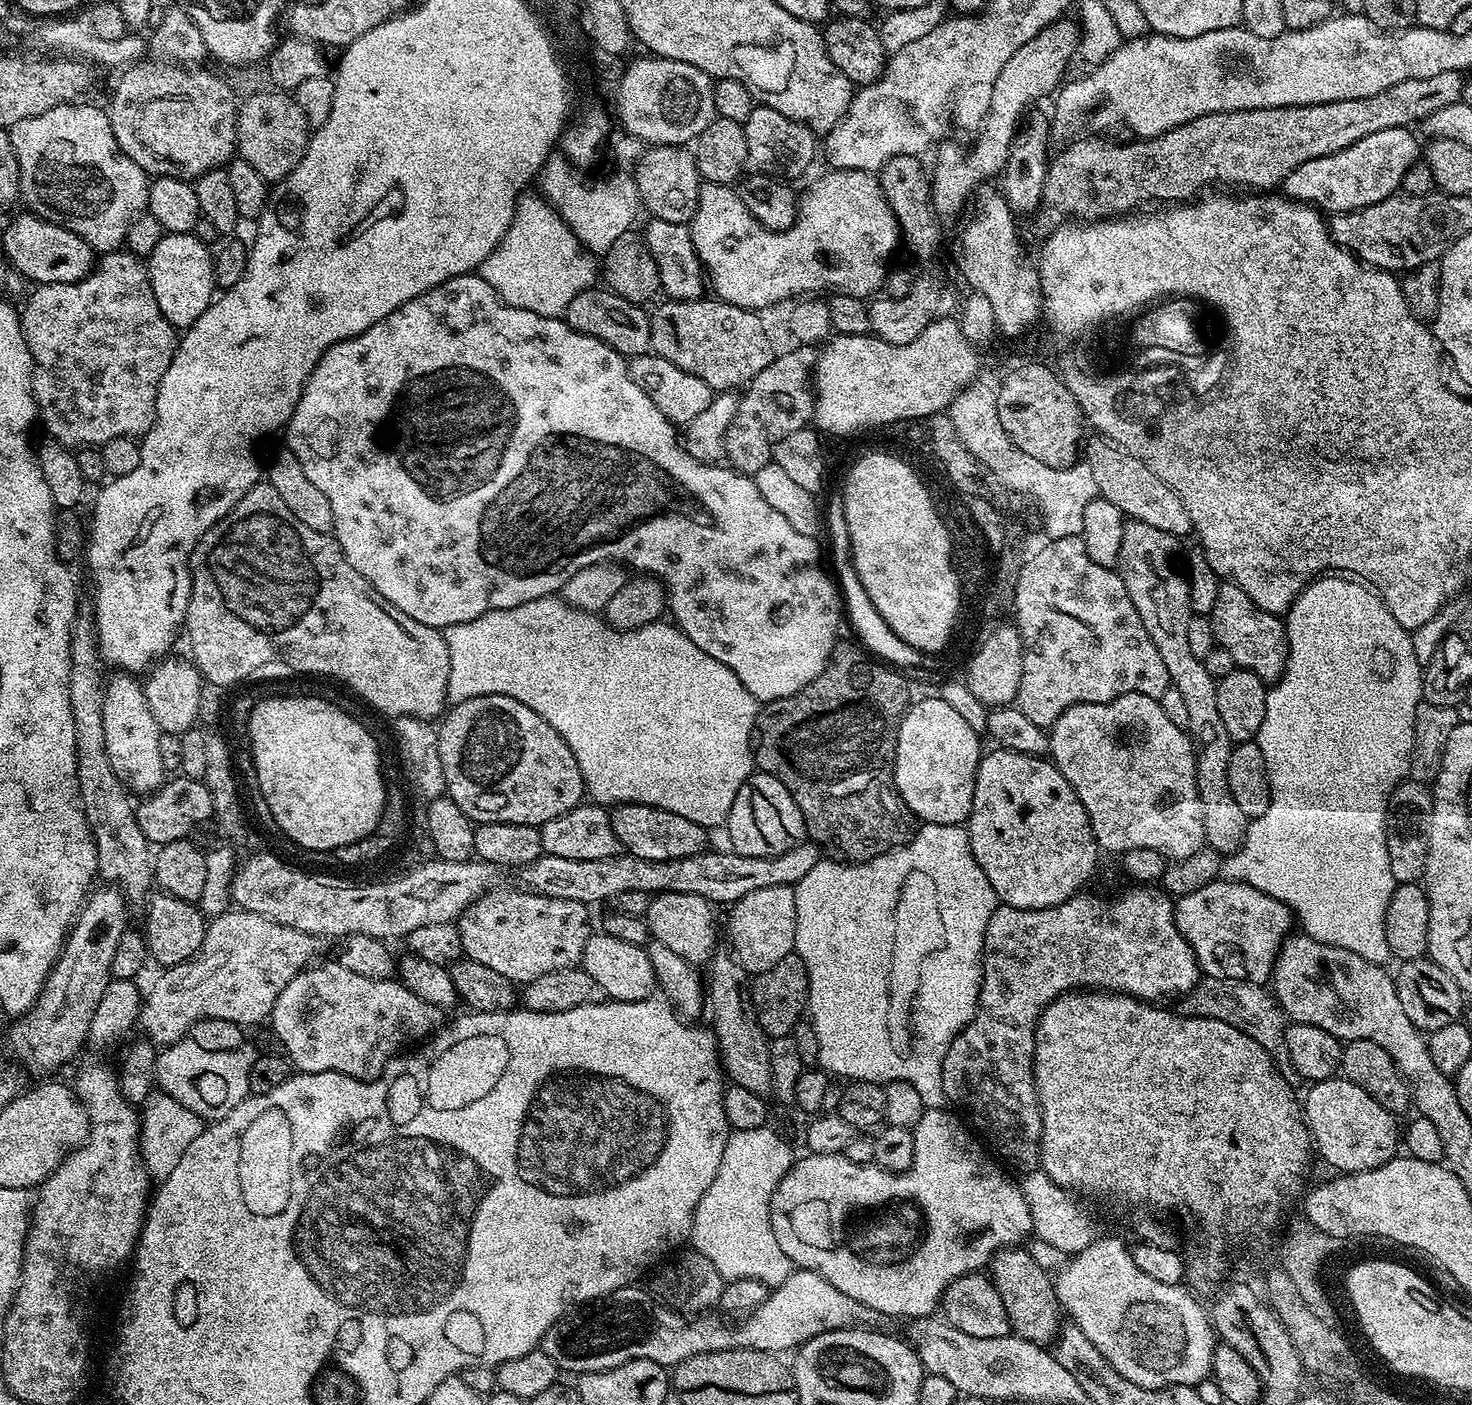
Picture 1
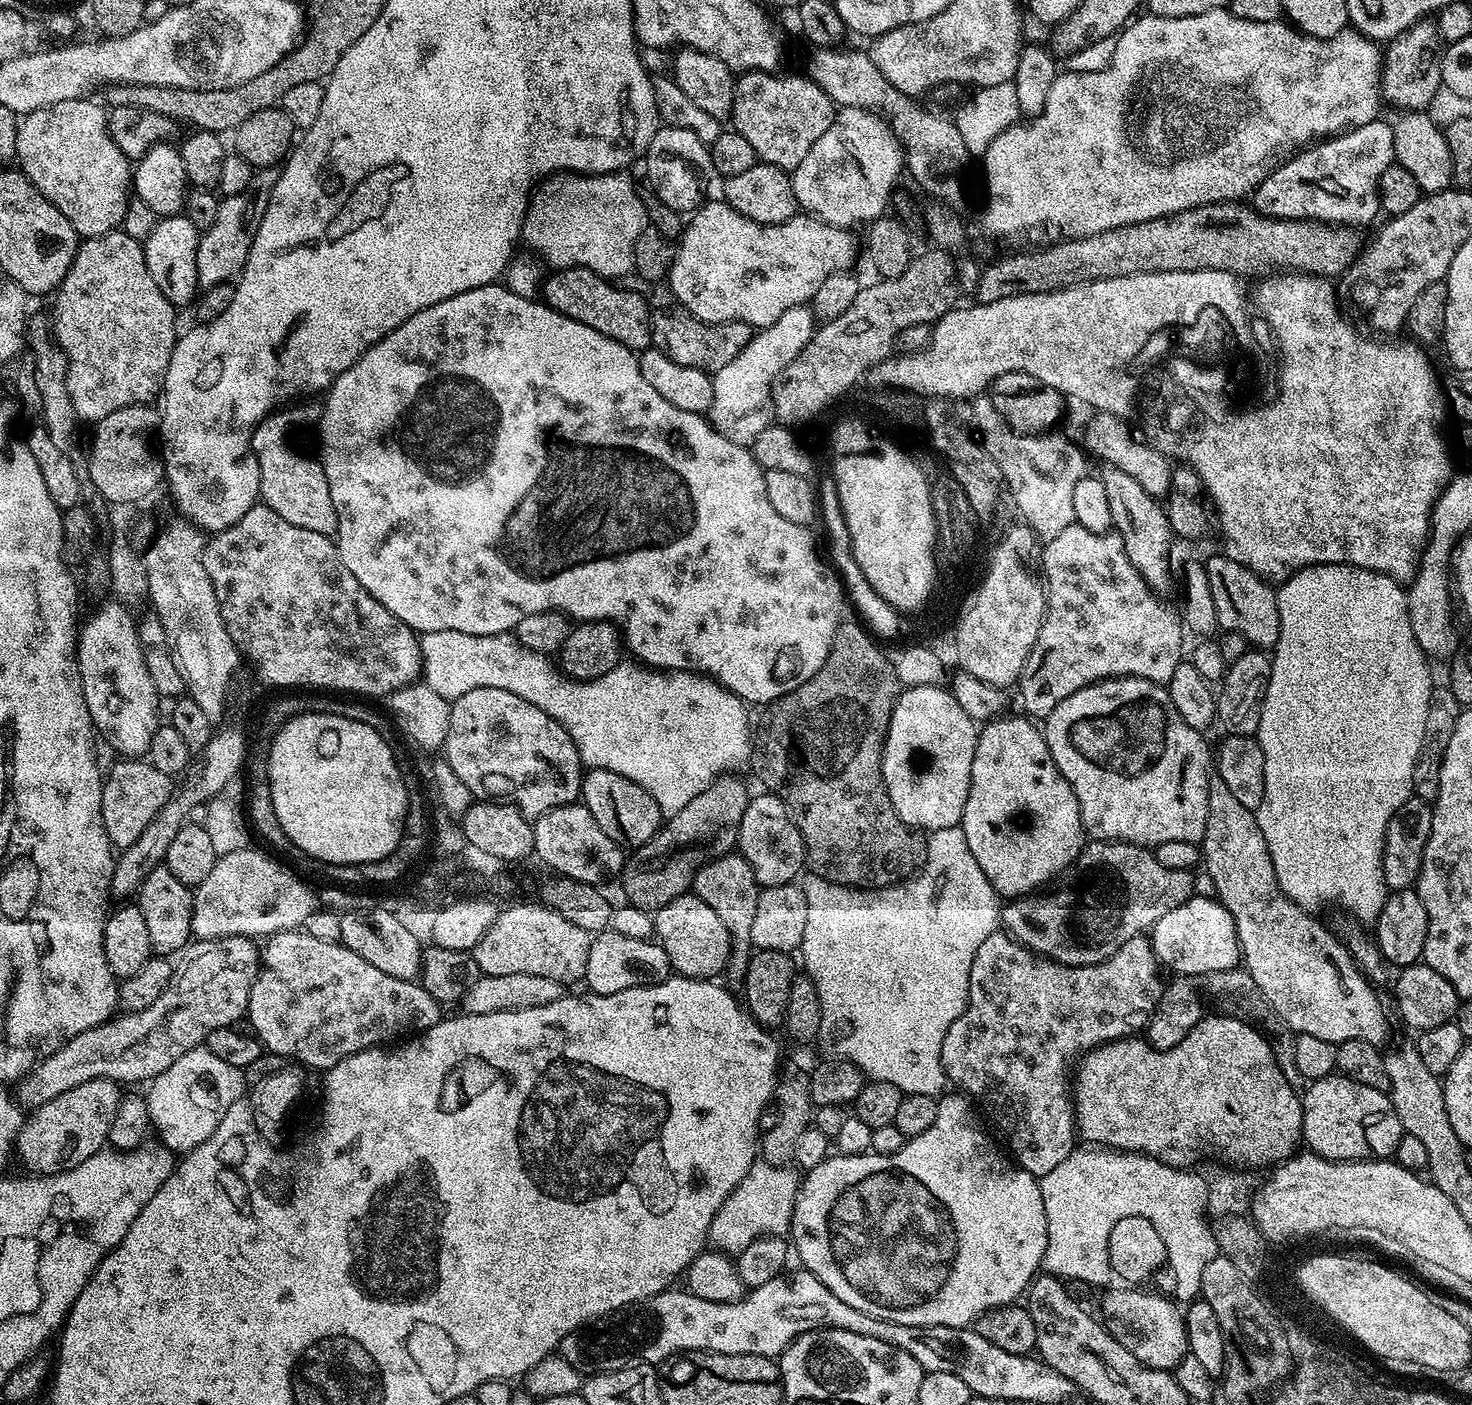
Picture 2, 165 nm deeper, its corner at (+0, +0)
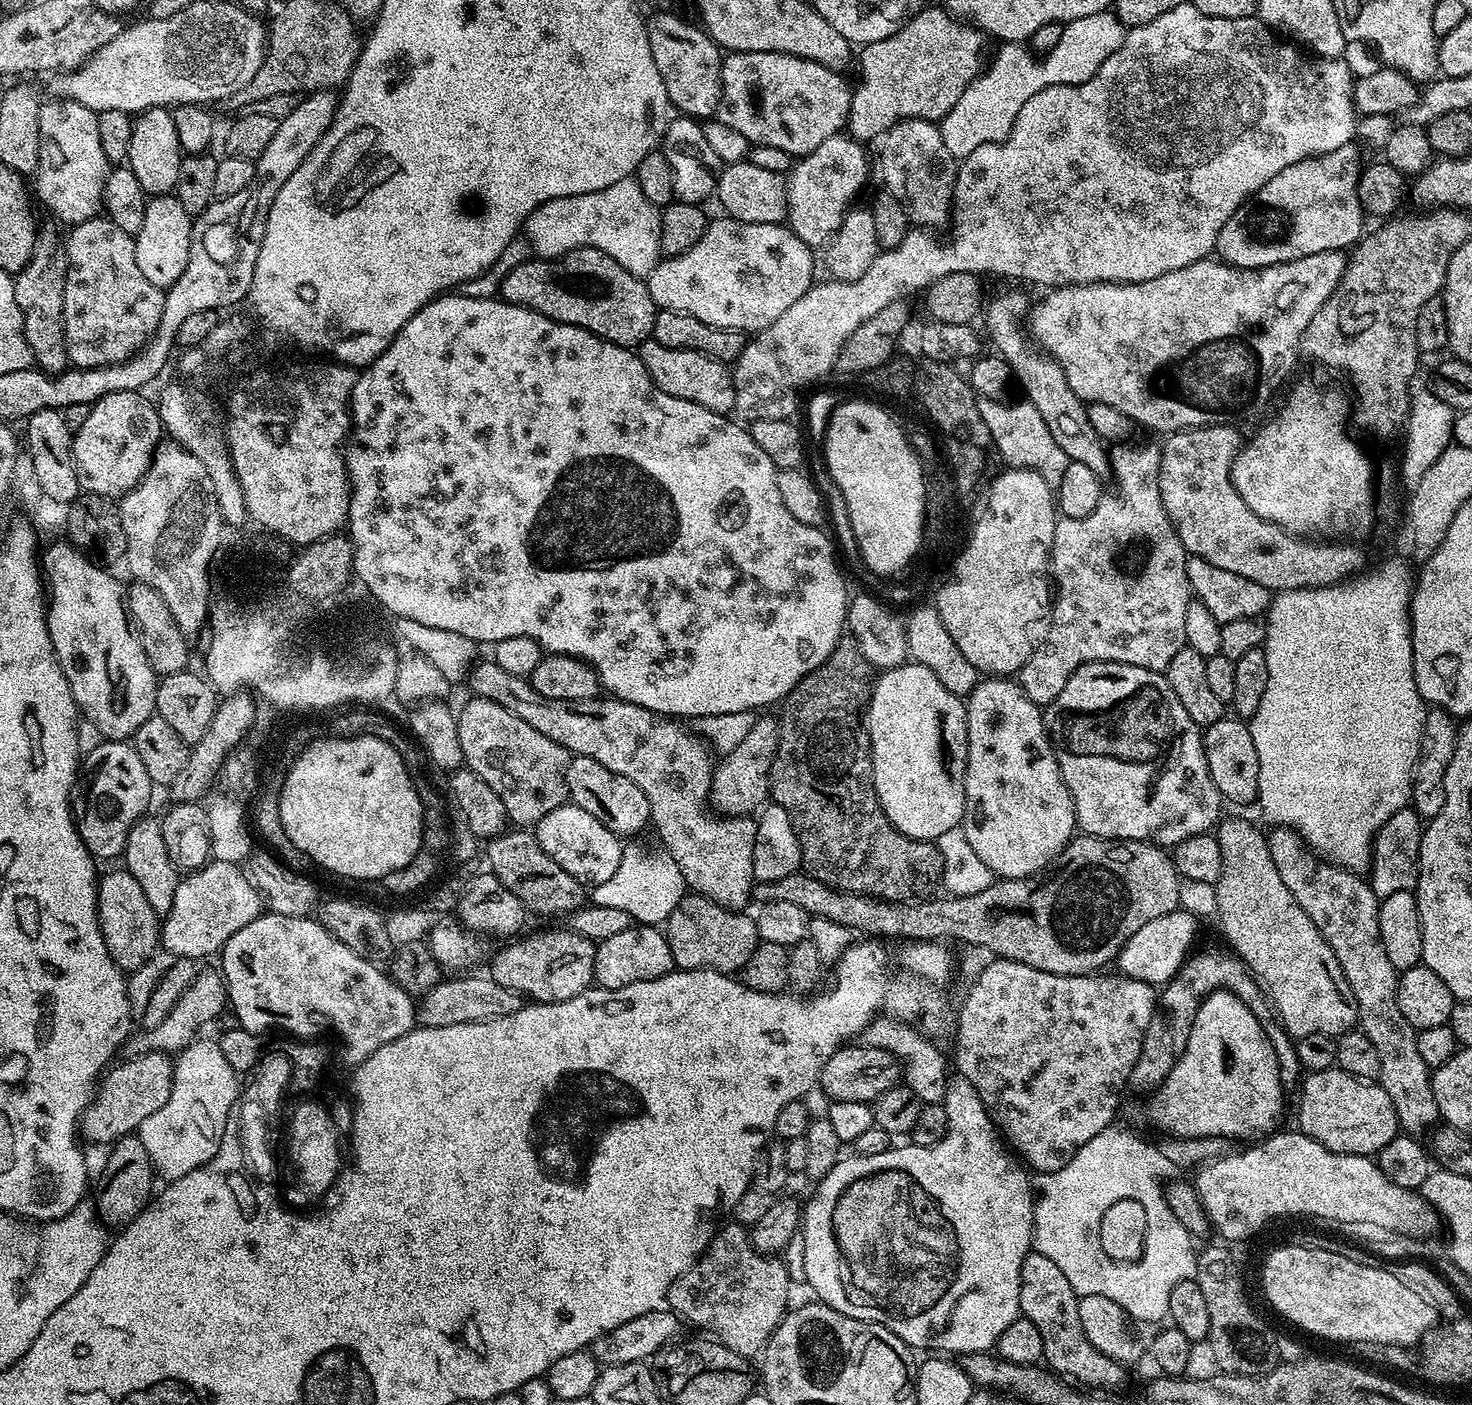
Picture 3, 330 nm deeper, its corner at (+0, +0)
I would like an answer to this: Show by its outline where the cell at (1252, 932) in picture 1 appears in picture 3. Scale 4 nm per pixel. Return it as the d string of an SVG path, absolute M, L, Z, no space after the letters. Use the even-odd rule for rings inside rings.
M1177 910L1170 914L1162 914L1162 918L1154 918L1154 922L1146 922L1138 934L1134 934L1116 957L1114 964L1123 975L1141 980L1153 986L1164 986L1175 977L1185 960L1193 951L1192 943L1196 940L1197 917L1188 911Z

